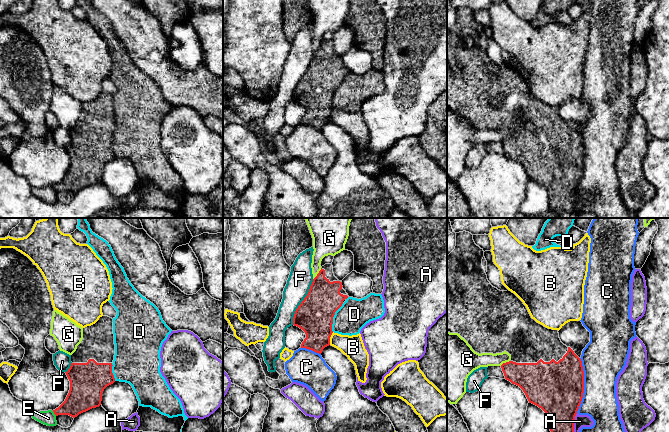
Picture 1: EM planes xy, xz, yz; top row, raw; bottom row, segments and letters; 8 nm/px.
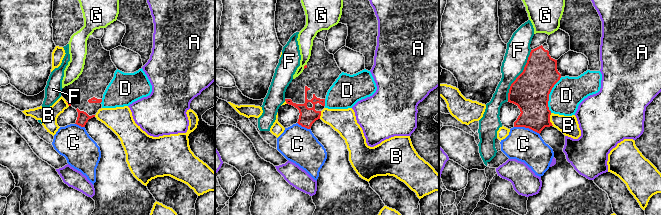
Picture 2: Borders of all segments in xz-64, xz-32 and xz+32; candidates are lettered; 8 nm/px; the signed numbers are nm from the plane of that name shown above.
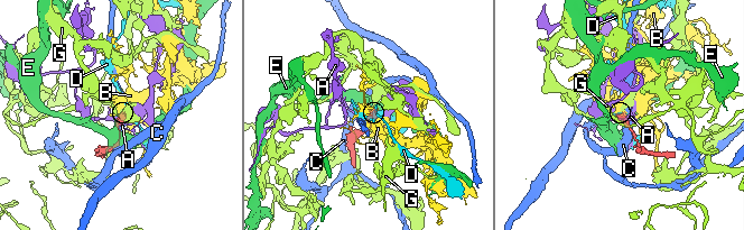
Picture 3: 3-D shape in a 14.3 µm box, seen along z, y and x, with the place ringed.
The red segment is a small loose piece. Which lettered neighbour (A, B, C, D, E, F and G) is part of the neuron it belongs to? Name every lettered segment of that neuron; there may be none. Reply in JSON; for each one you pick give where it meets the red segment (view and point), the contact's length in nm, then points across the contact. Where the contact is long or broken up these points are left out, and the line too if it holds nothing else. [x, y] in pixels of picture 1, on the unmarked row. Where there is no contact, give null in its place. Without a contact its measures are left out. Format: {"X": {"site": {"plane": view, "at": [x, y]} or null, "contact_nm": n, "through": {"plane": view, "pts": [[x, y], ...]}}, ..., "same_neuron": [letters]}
{"same_neuron": []}

